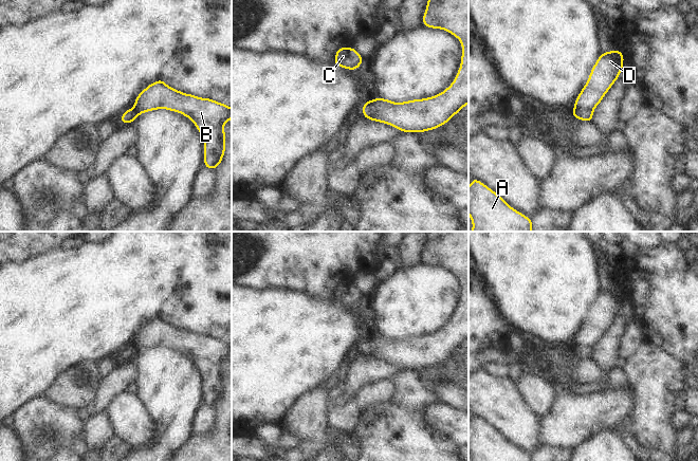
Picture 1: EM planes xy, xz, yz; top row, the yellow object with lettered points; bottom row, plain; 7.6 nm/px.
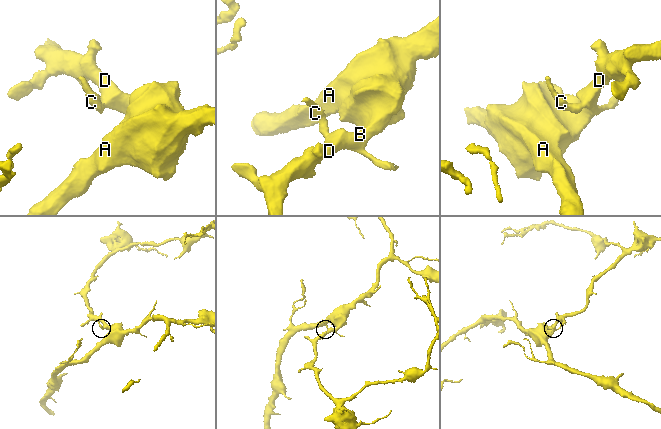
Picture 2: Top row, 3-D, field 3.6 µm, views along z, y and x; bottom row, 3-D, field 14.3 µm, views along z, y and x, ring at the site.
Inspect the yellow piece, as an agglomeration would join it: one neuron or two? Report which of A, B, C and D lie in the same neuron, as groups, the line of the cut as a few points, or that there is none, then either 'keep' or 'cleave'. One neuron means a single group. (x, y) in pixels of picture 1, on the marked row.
A B D / C | yz (574, 109), (589, 109), (592, 111) | cleave

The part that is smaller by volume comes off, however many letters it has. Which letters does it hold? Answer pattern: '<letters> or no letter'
C

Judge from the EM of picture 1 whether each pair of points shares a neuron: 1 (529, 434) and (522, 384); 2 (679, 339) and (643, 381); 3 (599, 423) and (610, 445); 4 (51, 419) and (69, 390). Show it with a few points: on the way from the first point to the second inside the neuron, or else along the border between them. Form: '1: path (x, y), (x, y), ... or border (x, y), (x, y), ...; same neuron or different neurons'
1: border (514, 382), (530, 409), (540, 418); different neurons
2: border (653, 343), (671, 352), (684, 364); different neurons
3: border (614, 428), (601, 431), (582, 444); different neurons
4: border (44, 394), (55, 402), (78, 409); different neurons

